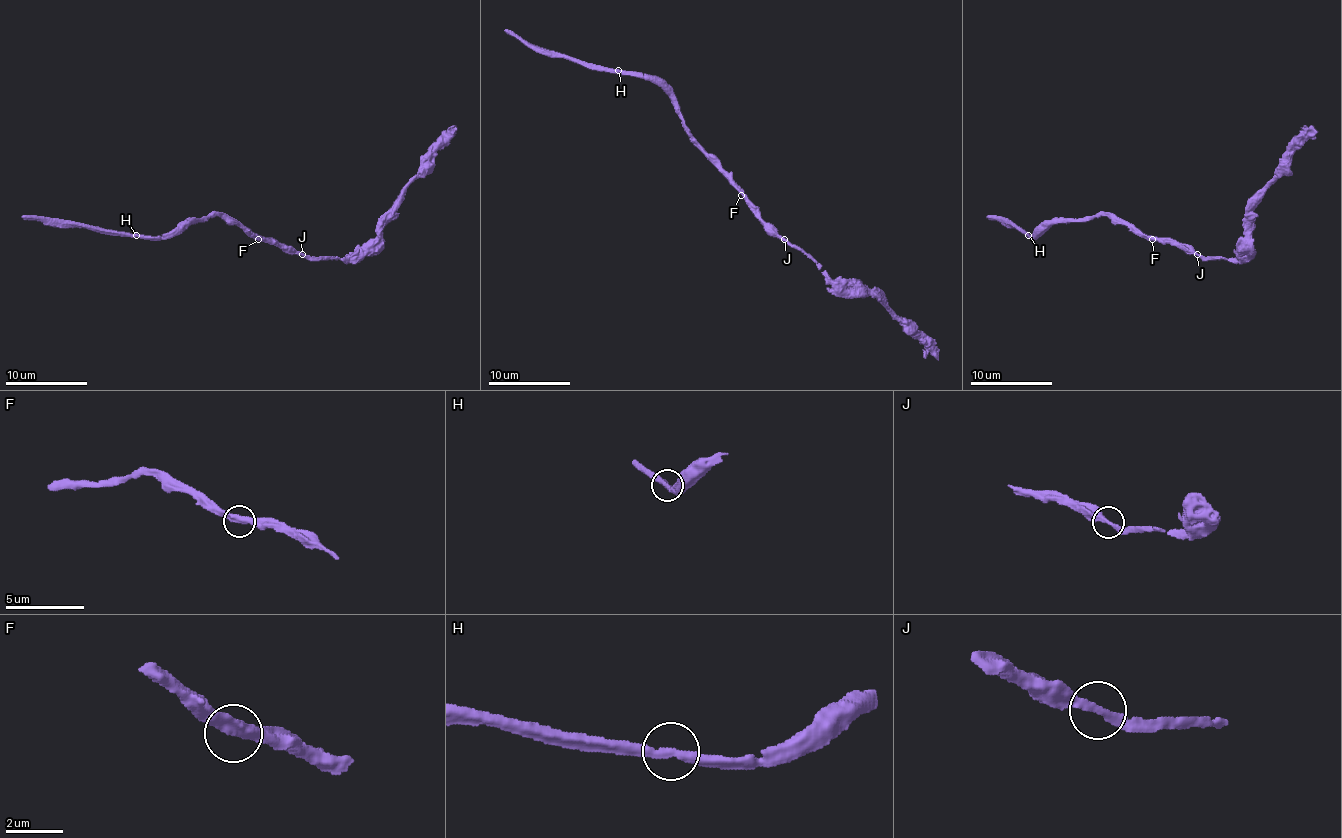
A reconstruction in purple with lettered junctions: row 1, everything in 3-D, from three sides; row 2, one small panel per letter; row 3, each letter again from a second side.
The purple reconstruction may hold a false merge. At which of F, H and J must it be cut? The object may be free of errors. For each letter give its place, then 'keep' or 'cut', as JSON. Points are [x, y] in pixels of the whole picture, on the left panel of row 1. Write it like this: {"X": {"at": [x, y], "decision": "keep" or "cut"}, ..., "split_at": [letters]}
{"F": {"at": [258, 239], "decision": "keep"}, "H": {"at": [136, 235], "decision": "keep"}, "J": {"at": [302, 254], "decision": "keep"}, "split_at": []}

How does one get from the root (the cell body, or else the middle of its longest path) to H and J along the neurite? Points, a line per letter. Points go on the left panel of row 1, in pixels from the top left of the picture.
H: (260, 237), (248, 233), (235, 223), (227, 223), (219, 215), (190, 219), (165, 237), (137, 235)
J: (260, 237), (272, 237), (301, 254)

